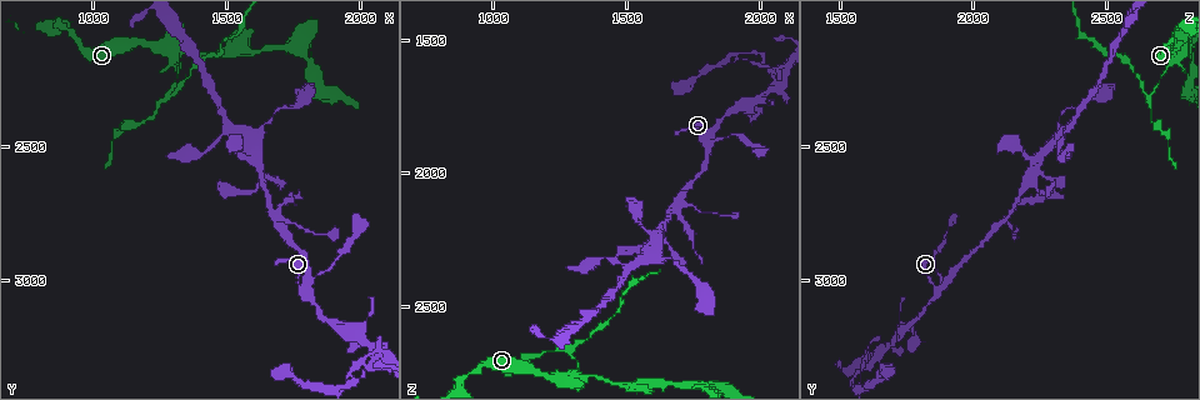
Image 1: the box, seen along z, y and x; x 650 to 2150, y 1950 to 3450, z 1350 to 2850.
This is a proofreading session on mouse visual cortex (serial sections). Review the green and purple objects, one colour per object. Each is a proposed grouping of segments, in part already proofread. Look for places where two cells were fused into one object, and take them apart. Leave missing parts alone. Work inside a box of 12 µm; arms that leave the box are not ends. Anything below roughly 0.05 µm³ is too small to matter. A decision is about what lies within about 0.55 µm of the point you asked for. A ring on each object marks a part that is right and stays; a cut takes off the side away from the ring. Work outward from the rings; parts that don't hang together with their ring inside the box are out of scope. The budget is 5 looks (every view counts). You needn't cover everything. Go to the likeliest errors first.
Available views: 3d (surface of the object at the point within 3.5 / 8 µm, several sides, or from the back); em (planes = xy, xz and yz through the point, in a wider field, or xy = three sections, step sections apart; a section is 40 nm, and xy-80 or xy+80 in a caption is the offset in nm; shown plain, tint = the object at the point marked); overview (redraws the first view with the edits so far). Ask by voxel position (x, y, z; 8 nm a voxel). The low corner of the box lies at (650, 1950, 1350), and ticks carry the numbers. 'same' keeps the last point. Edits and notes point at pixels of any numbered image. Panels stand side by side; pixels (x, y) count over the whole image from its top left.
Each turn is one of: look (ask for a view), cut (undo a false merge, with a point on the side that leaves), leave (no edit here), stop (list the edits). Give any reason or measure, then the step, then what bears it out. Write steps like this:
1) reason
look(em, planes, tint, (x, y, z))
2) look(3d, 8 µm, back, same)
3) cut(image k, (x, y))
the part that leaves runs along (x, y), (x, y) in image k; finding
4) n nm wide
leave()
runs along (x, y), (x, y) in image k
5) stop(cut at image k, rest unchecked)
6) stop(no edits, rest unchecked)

side arm on a straight run
look(3d, 3.5 µm, (1670, 2750, 2140))

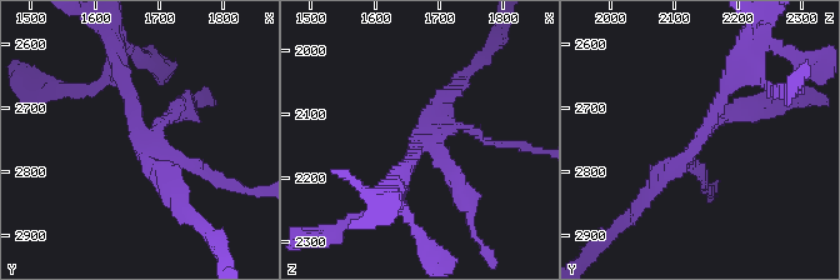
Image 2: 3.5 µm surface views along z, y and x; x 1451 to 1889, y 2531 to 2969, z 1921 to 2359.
need the tissue
look(em, xy, step 3, tint, (1680, 2750, 2135))

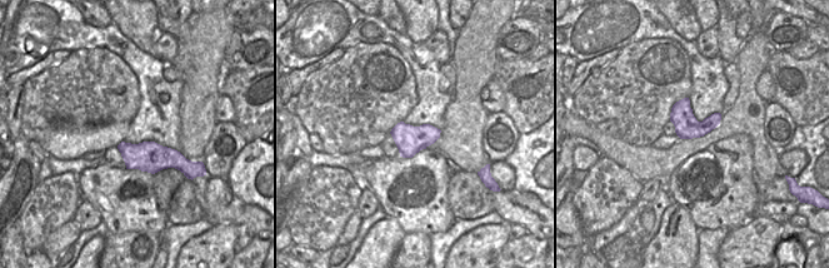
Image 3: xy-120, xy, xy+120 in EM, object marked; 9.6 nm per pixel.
280 nm wide
leave()
runs along (644, 198), (708, 129), (740, 71) in image 2; one cell here

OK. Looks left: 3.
arms part here
look(3d, 3.5 µm, (1320, 2130, 2760))

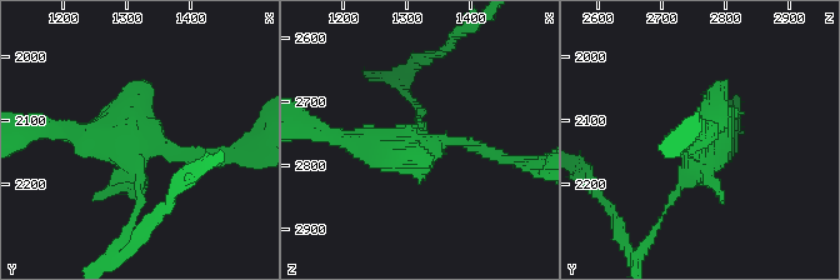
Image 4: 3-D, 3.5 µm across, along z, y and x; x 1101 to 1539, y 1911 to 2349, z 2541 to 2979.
look(em, xy, step 2, tint, (1305, 2135, 2770))

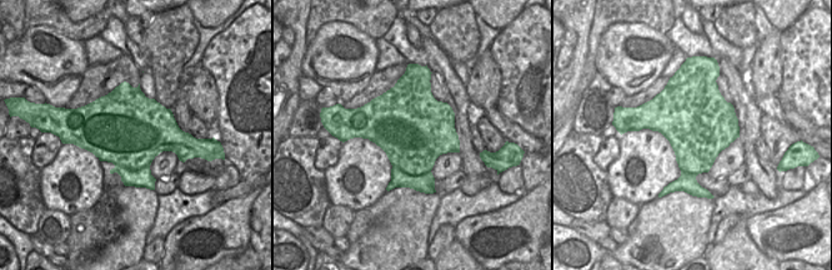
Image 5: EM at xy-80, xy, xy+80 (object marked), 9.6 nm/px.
leave()
runs along (50, 130), (120, 134), (208, 160) in image 4; one cell here

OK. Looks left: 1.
stop(no edits, rest unchecked)

